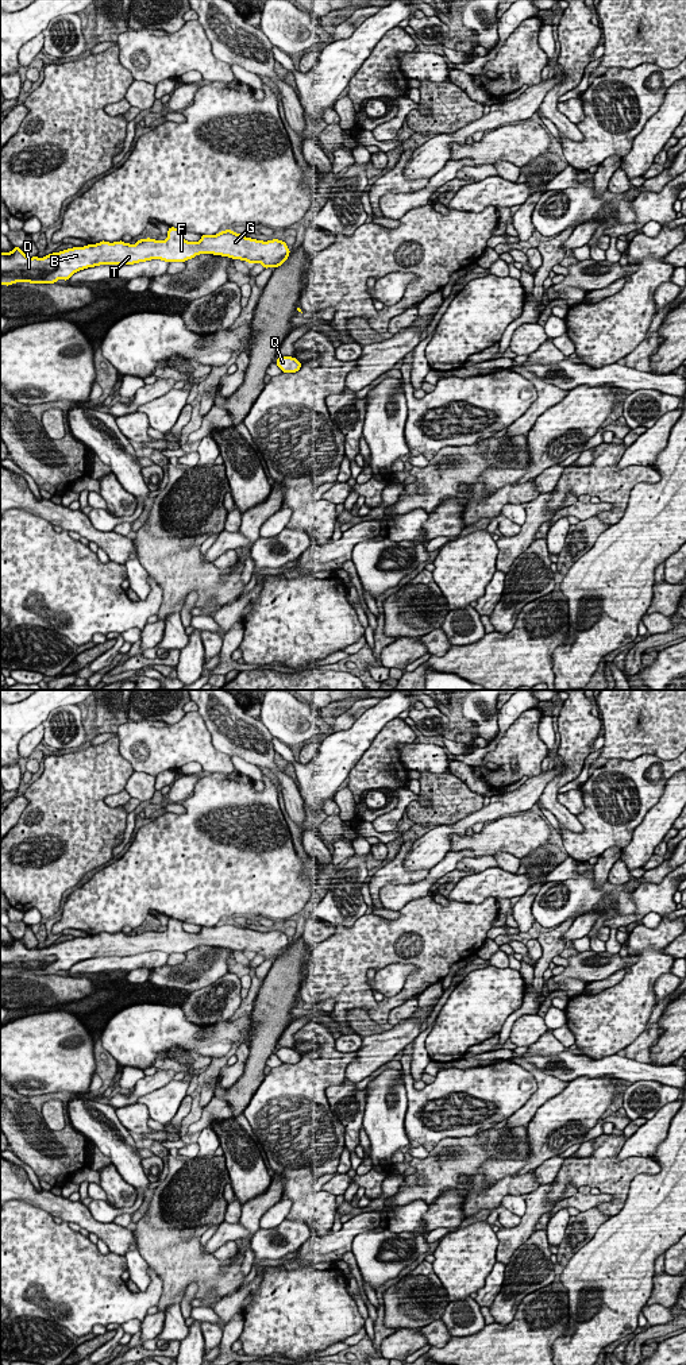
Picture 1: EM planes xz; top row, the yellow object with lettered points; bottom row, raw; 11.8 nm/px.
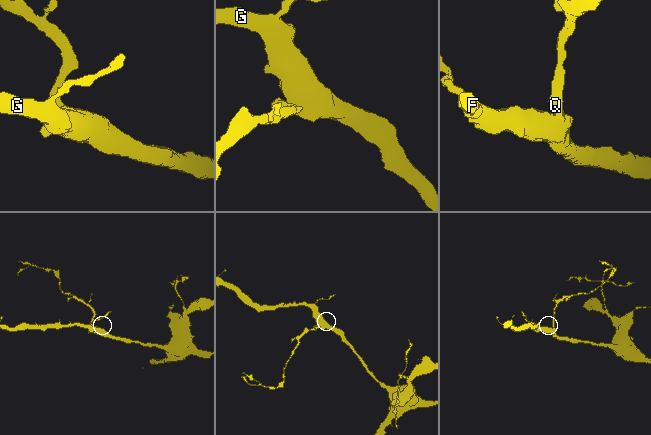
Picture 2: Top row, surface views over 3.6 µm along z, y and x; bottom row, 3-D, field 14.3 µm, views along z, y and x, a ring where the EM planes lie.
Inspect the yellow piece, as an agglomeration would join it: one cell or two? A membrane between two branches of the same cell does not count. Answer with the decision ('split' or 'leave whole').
leave whole

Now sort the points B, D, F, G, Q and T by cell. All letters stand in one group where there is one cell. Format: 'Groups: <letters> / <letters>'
Groups: B D F G Q T

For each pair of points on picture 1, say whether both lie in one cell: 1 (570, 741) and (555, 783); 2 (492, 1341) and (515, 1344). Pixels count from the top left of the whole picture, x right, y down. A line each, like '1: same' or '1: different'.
1: same
2: same

